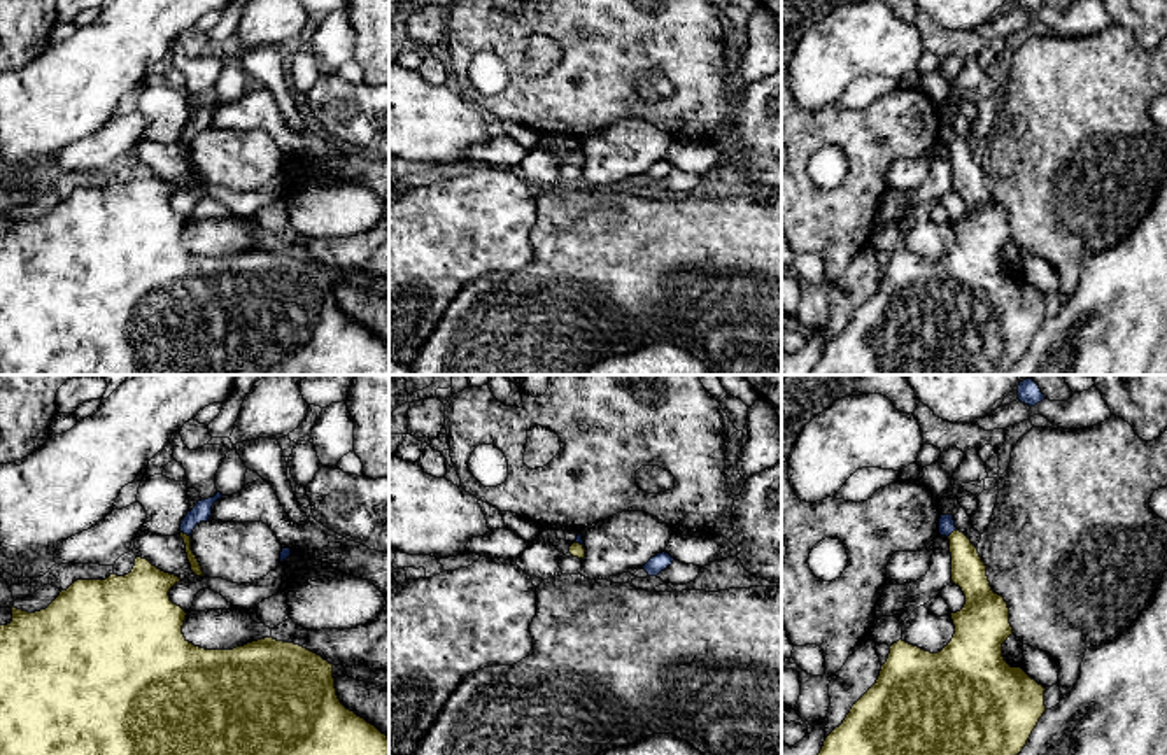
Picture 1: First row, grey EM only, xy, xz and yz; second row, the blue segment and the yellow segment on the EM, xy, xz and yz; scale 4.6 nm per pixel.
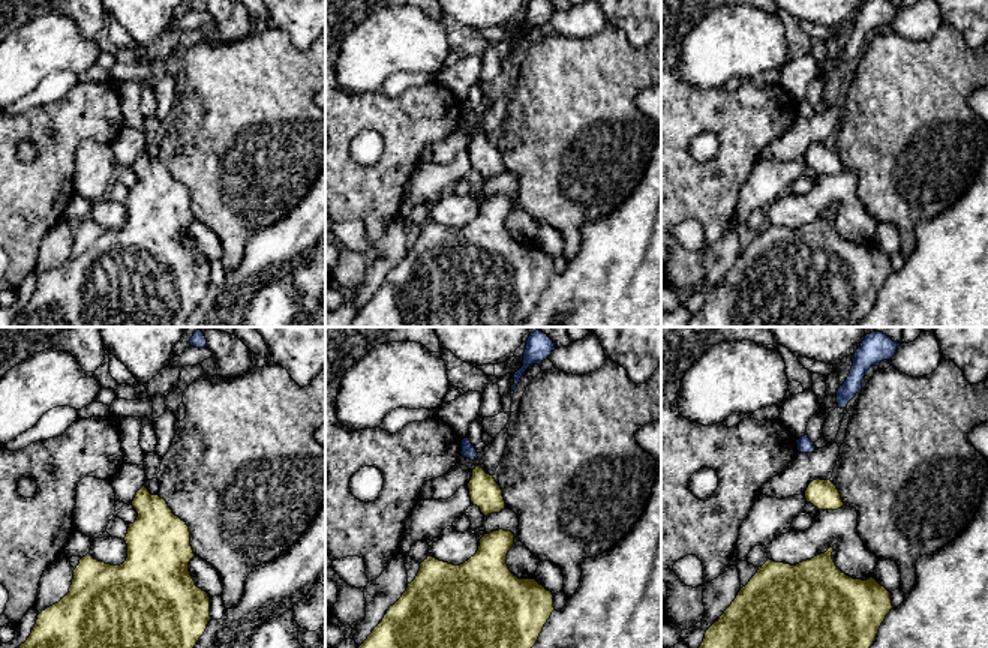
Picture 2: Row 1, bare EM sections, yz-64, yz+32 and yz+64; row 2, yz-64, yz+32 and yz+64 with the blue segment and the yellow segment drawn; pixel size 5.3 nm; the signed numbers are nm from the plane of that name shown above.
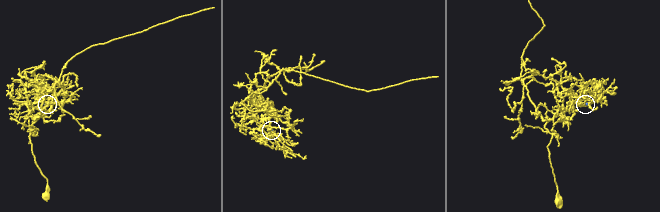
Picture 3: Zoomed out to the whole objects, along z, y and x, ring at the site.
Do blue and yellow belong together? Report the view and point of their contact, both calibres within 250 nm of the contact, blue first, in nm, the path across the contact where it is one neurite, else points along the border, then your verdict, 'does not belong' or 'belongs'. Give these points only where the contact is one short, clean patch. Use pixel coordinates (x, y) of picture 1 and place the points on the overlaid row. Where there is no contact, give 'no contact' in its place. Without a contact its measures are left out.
meets blue in xy at (186, 533); 90 nm thick on the blue side, 50 nm on the other; border along xy (181, 531), (190, 536); does not belong

